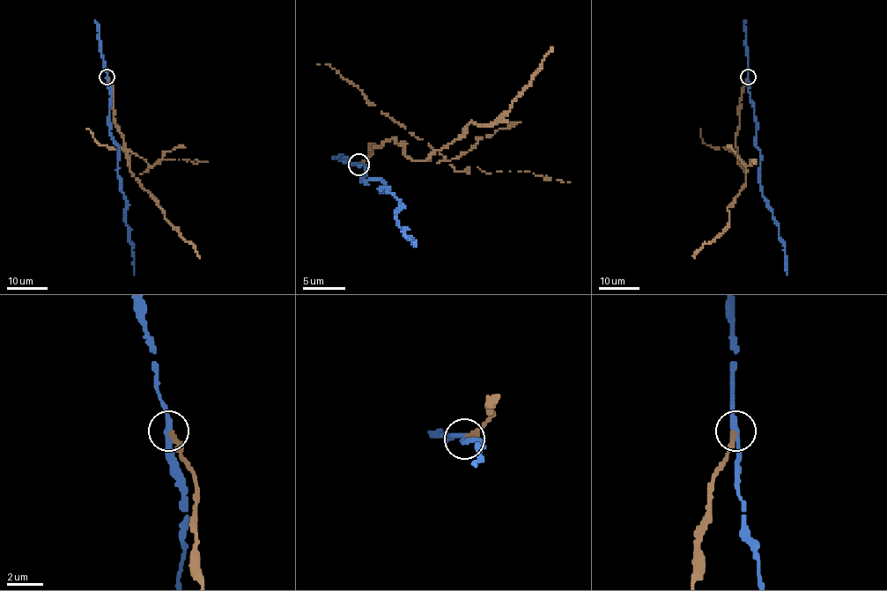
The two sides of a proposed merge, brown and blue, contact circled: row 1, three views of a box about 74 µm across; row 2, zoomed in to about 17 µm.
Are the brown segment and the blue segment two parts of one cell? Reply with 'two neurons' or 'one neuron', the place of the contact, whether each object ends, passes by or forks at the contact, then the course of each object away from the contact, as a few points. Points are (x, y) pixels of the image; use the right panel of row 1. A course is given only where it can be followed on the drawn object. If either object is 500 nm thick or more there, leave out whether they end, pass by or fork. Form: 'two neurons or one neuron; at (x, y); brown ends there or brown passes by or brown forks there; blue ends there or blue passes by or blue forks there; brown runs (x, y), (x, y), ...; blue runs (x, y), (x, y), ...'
two neurons; at (748, 77); brown ends there; blue passes by; brown runs (748, 77), (738, 111), (735, 144), (746, 182), (728, 207), (728, 225), (716, 238), (703, 245), (694, 257); blue runs (748, 77), (750, 99), (754, 111), (756, 145), (759, 150), (762, 194), (778, 225), (787, 274)

